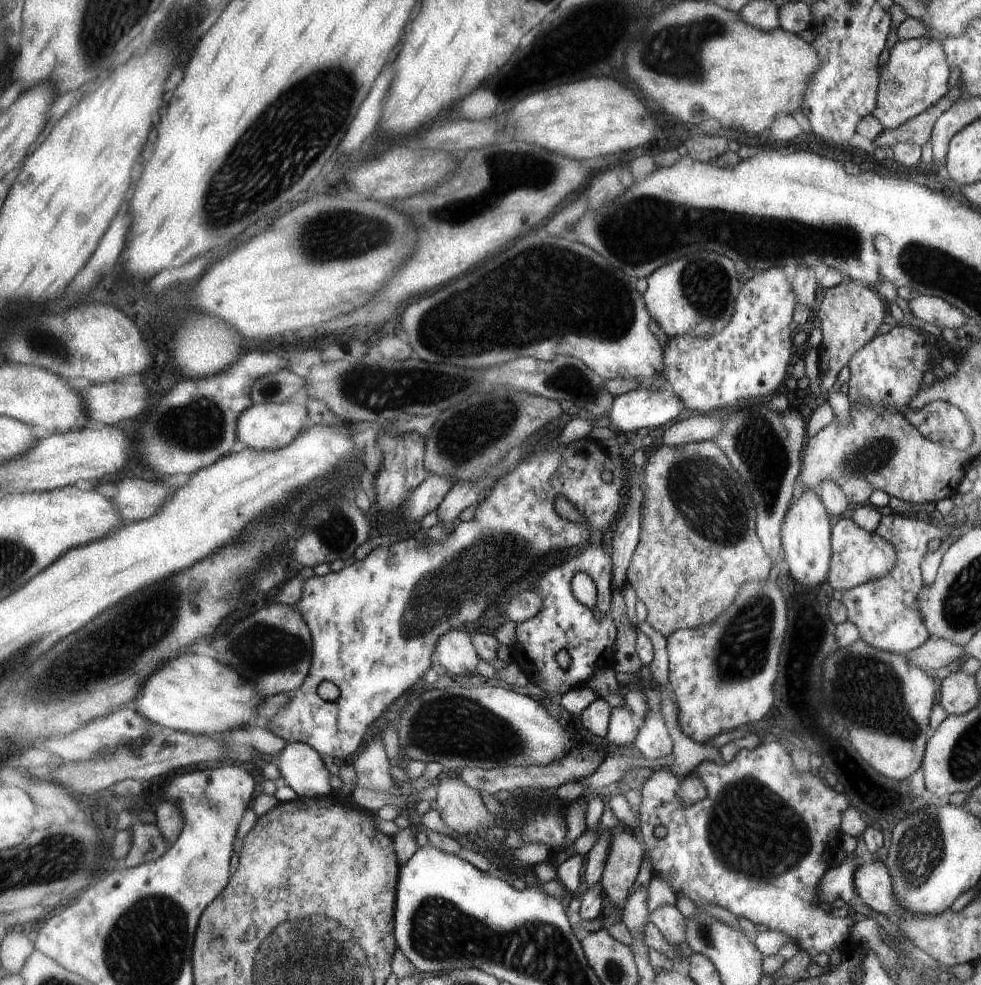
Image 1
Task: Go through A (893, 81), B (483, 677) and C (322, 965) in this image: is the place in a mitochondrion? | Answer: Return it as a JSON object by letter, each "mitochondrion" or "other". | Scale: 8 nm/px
{"A":"other","B":"other","C":"mitochondrion"}

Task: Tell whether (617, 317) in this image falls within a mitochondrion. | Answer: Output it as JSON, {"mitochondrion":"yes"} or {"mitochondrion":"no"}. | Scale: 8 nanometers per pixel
{"mitochondrion":"yes"}

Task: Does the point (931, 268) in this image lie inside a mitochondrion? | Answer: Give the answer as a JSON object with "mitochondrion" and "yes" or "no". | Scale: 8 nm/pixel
{"mitochondrion":"yes"}

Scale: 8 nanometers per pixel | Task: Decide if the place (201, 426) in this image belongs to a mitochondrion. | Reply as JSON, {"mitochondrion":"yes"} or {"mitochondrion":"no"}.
{"mitochondrion":"yes"}

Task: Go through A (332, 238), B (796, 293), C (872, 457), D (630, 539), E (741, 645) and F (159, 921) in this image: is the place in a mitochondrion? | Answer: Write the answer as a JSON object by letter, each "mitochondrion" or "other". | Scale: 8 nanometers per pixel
{"A":"mitochondrion","B":"other","C":"mitochondrion","D":"other","E":"mitochondrion","F":"mitochondrion"}

